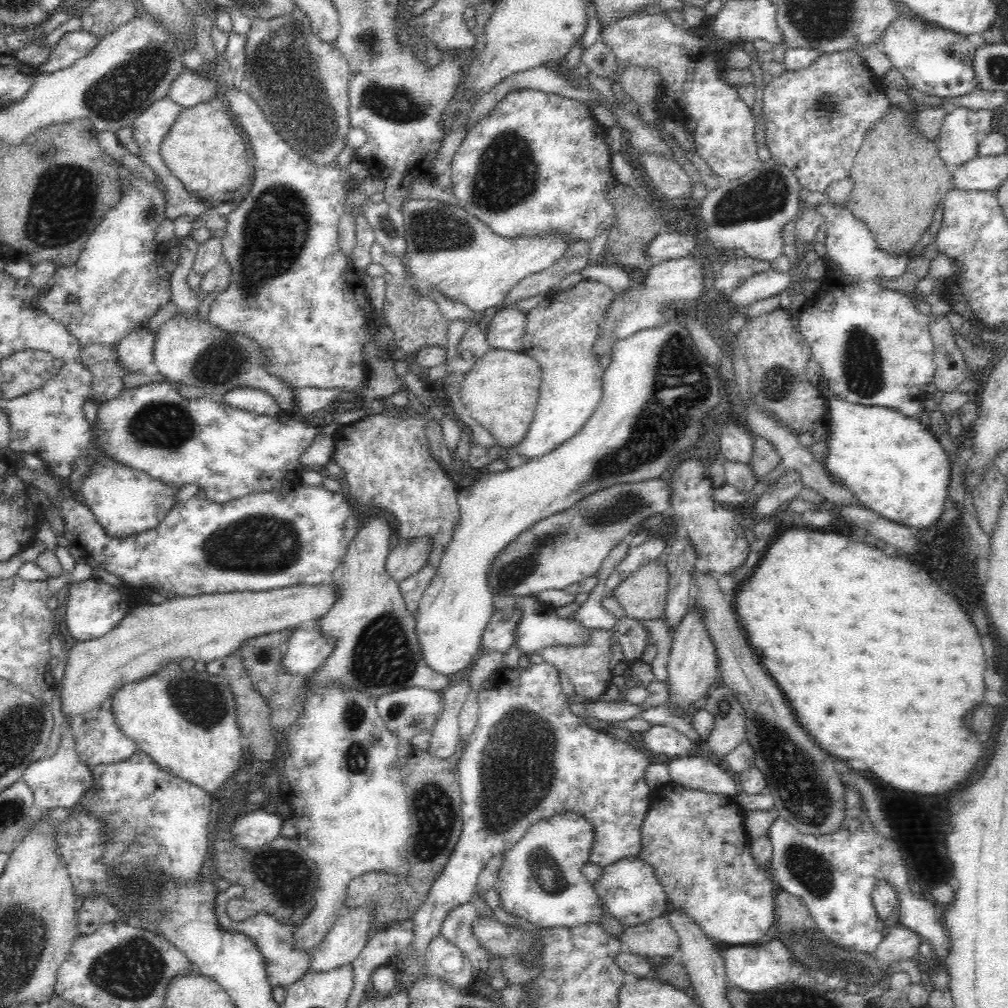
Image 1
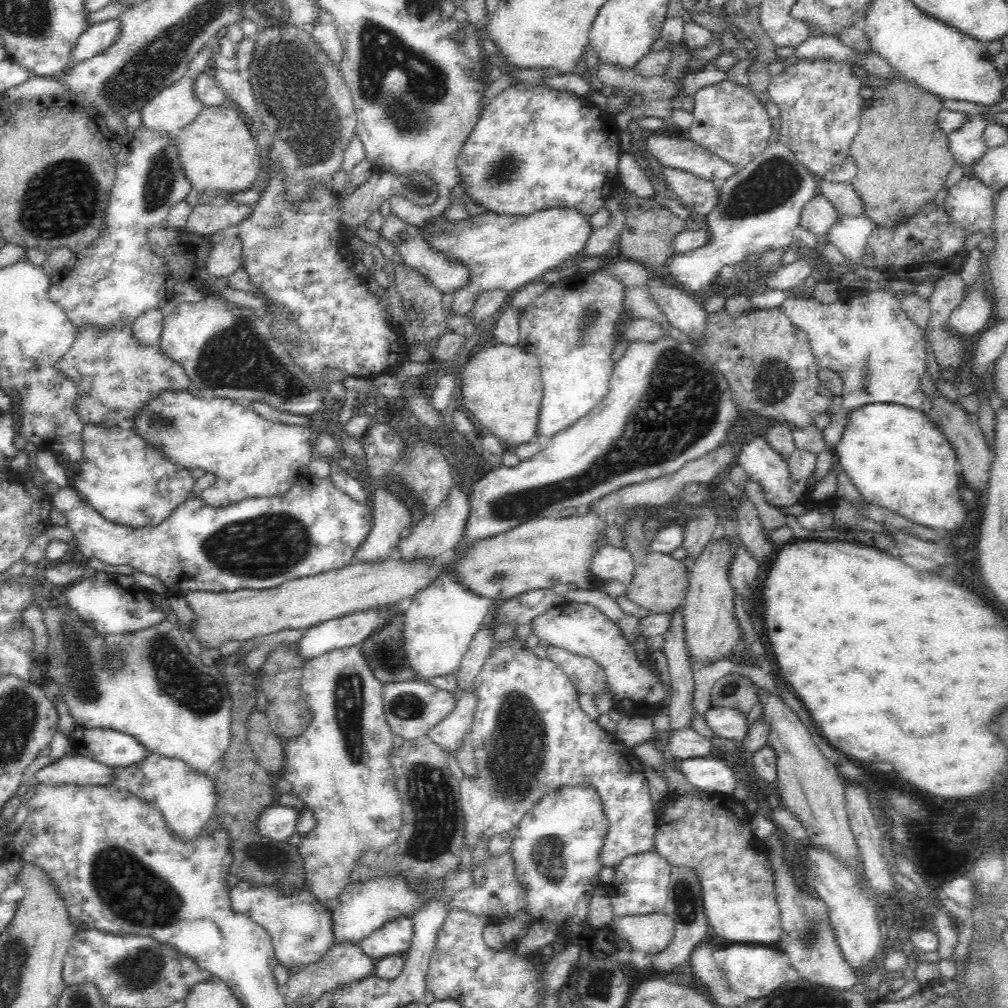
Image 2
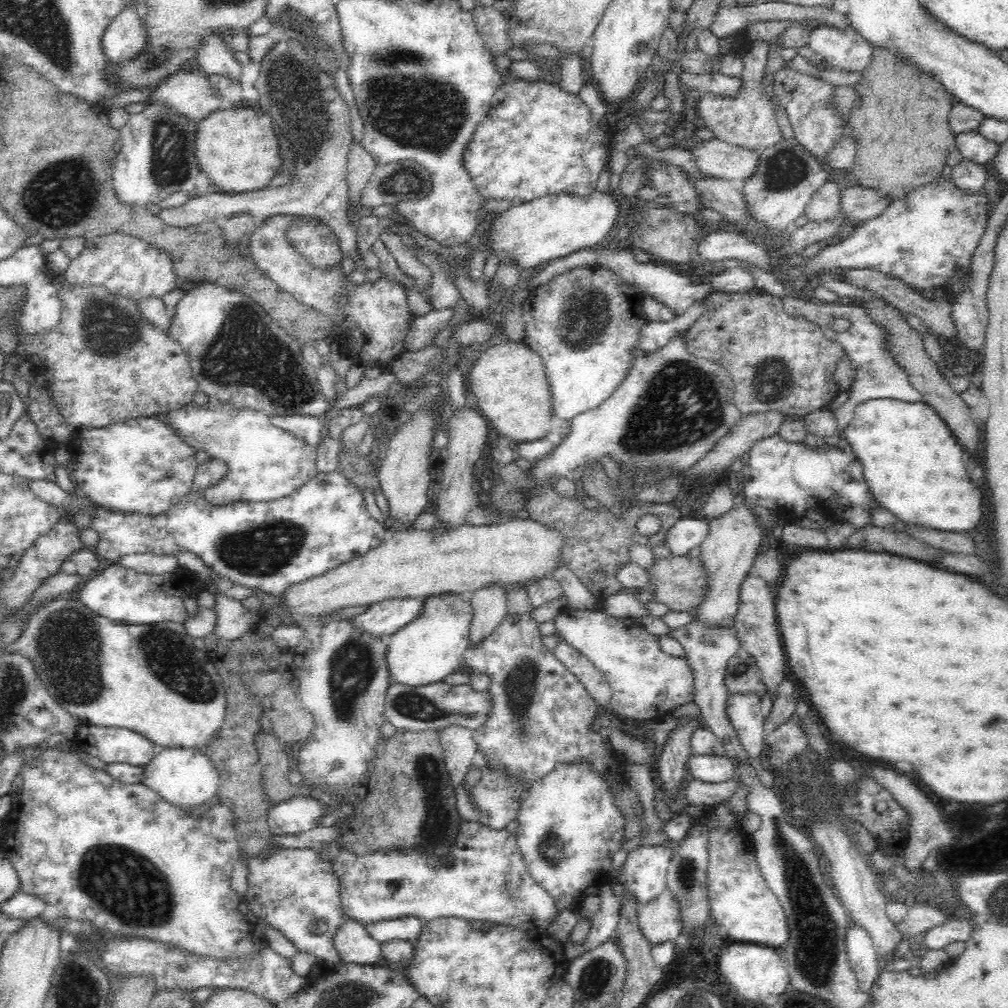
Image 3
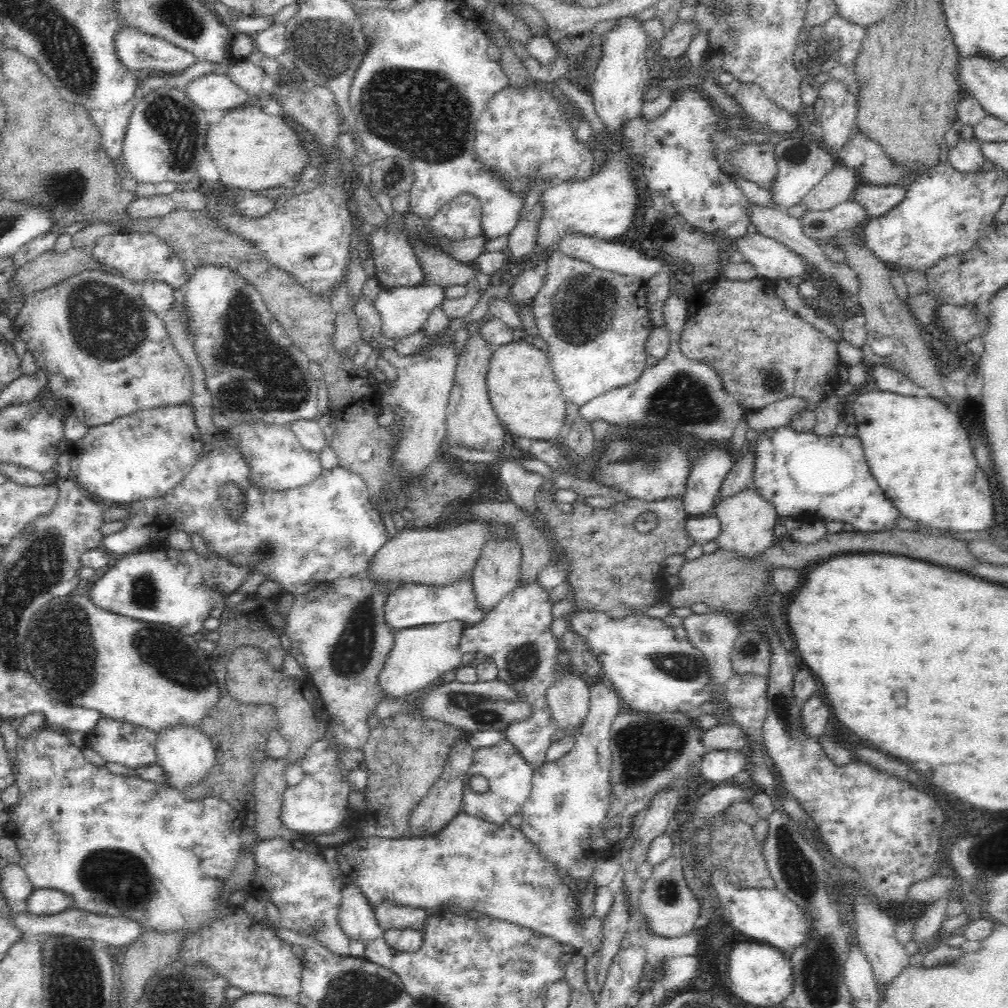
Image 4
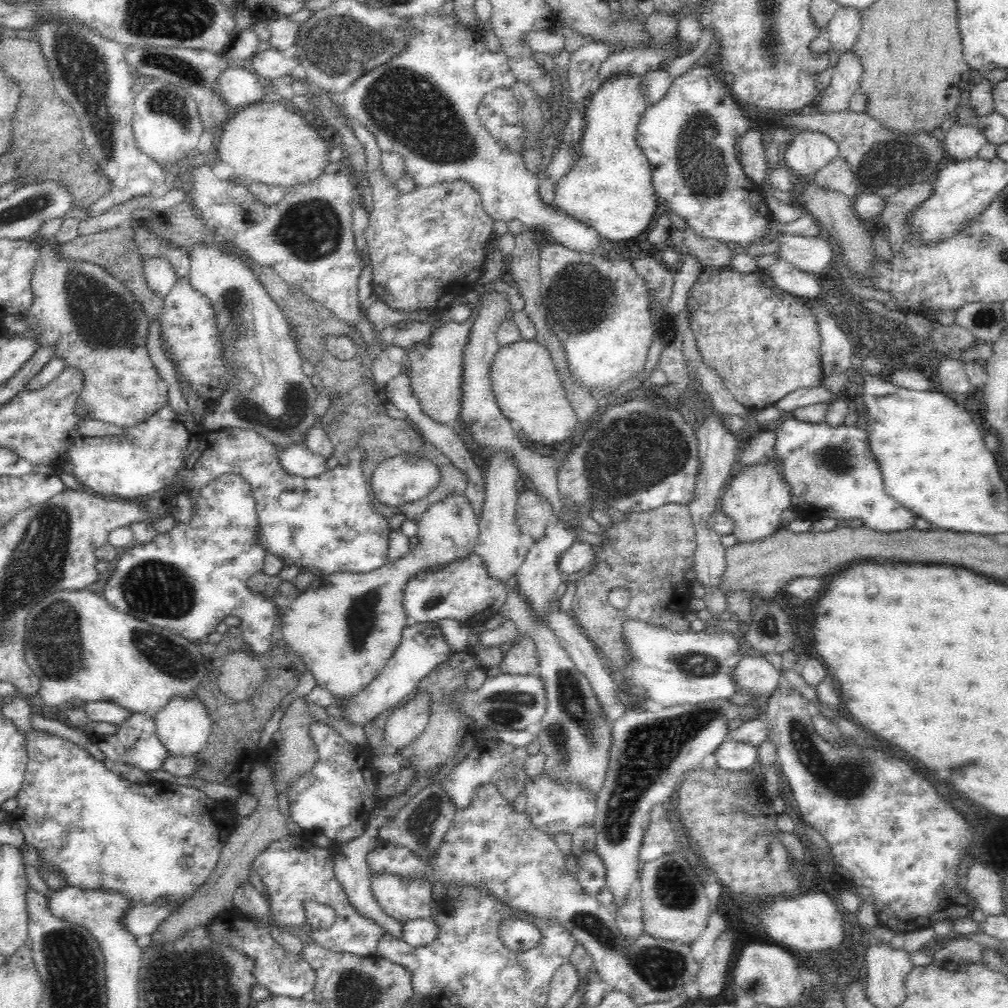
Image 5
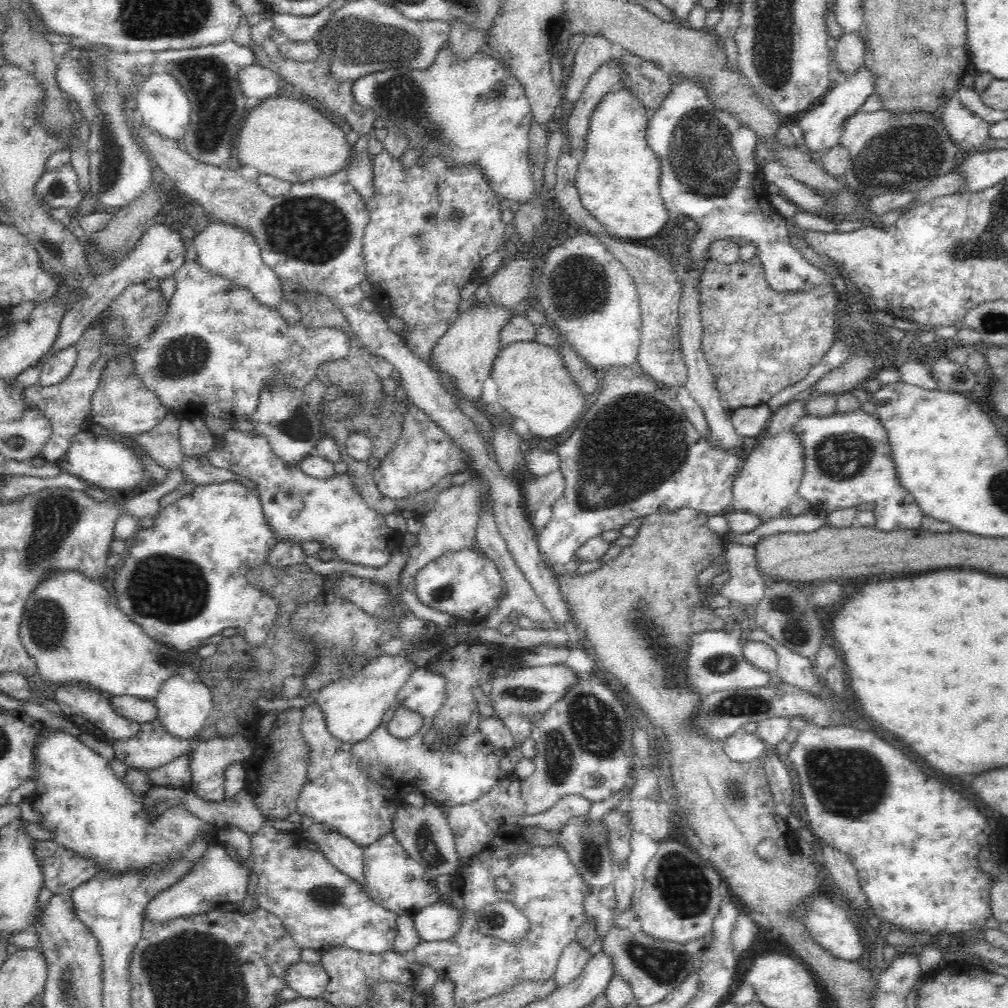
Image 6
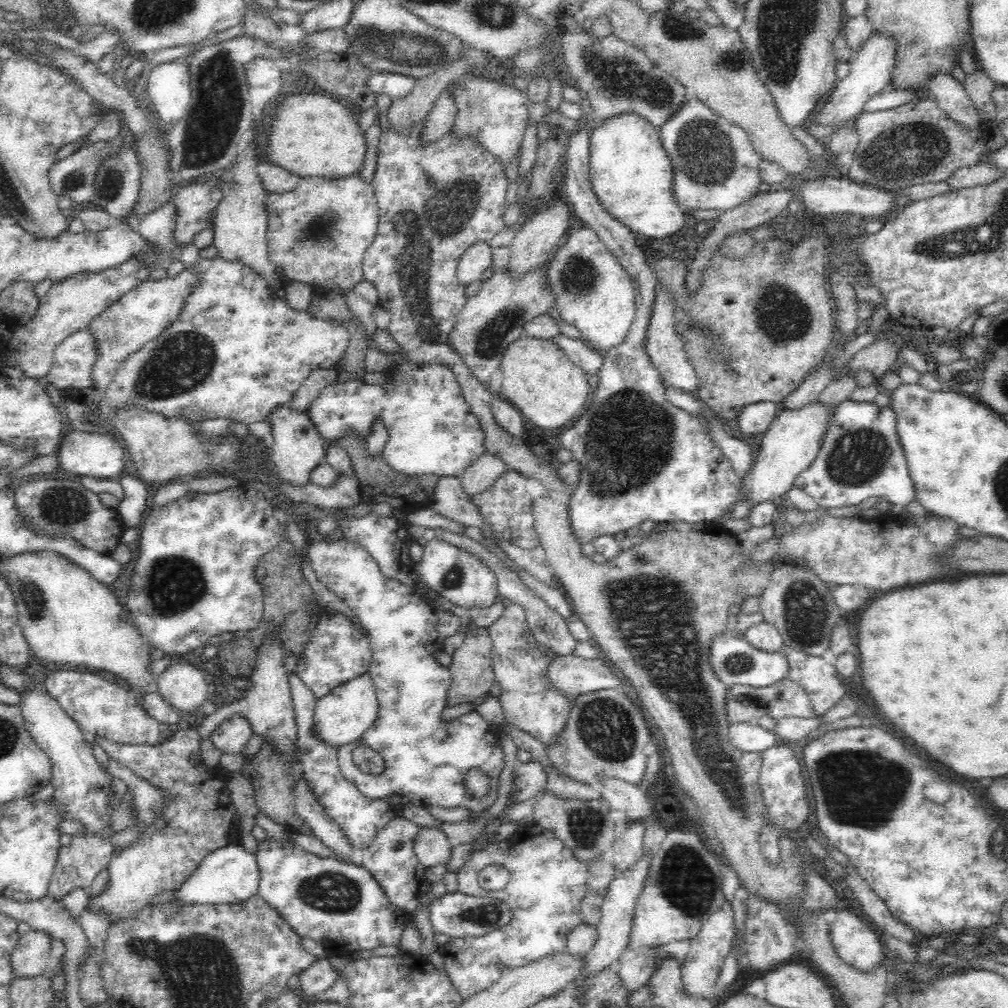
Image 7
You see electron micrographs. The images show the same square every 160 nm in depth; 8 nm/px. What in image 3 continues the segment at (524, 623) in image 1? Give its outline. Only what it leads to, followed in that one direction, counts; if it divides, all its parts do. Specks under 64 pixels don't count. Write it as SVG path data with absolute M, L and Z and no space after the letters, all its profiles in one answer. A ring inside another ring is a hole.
M578 610L558 614L554 618L555 634L578 652L582 653L593 665L604 674L611 687L610 711L619 720L652 721L669 716L678 706L694 703L695 686L694 673L688 664L688 659L682 656L670 656L662 650L659 636L650 634L637 618L618 618L604 611Z

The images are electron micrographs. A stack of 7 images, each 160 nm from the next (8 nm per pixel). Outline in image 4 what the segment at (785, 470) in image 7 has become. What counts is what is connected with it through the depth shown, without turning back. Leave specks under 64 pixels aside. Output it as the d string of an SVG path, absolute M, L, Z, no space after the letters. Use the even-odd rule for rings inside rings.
M752 482L732 496L724 496L714 508L714 514L720 519L722 530L716 541L720 548L738 551L740 555L751 557L762 552L775 541L774 528L776 526L777 505L763 496Z

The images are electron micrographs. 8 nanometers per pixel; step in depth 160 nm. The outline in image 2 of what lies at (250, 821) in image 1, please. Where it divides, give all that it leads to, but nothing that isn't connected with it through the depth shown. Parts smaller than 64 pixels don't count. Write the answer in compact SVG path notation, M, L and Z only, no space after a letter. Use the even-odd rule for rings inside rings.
M275 802L255 816L258 834L272 840L288 841L297 832L301 809Z

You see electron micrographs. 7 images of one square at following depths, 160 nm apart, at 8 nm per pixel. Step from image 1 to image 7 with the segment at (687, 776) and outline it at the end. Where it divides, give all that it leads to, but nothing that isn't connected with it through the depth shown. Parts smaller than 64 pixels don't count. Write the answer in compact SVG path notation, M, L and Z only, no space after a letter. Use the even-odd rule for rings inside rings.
M756 720L730 724L729 739L734 746L741 750L760 753L778 740L774 730L766 730Z

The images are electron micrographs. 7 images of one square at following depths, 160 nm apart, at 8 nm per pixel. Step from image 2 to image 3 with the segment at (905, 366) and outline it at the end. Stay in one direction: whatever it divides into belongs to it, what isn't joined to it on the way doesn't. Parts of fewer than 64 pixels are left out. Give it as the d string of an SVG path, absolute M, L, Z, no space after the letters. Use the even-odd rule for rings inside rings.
M788 296L782 298L782 302L786 312L794 316L804 317L810 322L820 325L820 329L822 329L824 335L840 343L844 353L850 357L850 362L854 370L854 381L850 386L850 396L848 400L834 412L836 421L838 421L840 434L852 420L854 409L862 400L891 398L911 403L922 401L922 395L910 384L910 381L907 379L907 374L892 361L892 357L890 357L890 353L888 353L888 349L886 349L885 346L887 340L883 338L883 332L877 327L878 324L874 324L867 318L864 308L851 301L824 303L822 301L798 300ZM834 317L848 319L850 322L849 328L842 332L834 330L830 325Z

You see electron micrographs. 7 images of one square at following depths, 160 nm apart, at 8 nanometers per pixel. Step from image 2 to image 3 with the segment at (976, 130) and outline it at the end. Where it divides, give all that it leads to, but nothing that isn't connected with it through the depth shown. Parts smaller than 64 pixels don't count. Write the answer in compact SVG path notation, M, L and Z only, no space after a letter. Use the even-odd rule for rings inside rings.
M970 131L958 134L955 137L955 146L966 159L978 161L980 164L993 164L1001 144L988 140L976 131Z

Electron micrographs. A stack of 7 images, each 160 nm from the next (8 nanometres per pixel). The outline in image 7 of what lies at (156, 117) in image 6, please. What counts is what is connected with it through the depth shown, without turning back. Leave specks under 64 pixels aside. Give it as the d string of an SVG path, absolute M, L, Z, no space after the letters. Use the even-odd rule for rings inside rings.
M188 56L164 62L150 69L144 85L158 109L158 117L165 123L172 124L184 116L191 100L192 77Z

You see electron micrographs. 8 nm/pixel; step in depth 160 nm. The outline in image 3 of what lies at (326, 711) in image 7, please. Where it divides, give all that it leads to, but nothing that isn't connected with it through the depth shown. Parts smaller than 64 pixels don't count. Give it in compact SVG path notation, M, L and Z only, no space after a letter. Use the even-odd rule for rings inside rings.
M447 594L426 597L424 614L388 637L386 662L390 684L403 684L409 688L422 687L440 682L454 671L463 669L463 652L469 644L471 618L471 601L466 595Z

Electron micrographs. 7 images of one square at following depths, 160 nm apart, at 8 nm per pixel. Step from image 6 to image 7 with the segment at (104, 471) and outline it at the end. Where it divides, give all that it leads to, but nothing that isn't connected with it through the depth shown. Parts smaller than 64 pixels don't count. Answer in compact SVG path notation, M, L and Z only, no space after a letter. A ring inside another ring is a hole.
M72 430L65 432L56 449L58 454L59 467L66 470L73 477L96 477L96 478L116 478L122 474L126 452L119 438L112 435L100 435L94 432L81 432Z

